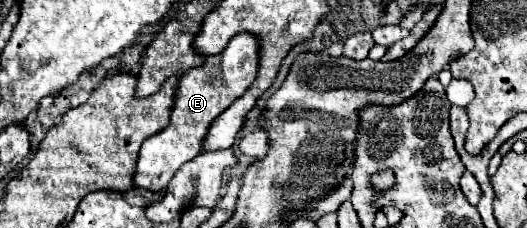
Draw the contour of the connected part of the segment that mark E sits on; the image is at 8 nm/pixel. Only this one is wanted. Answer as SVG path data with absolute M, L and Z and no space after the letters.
M248 34L234 36L222 54L208 56L202 66L184 72L176 86L170 122L164 130L144 140L134 172L134 184L150 192L160 192L168 186L174 172L188 160L200 154L200 142L212 120L222 114L236 98L240 98L254 82L258 70L258 40Z

